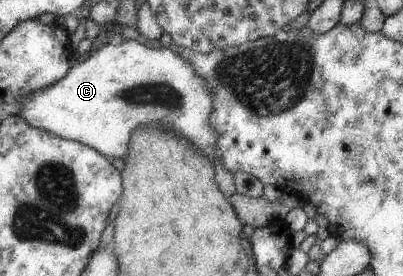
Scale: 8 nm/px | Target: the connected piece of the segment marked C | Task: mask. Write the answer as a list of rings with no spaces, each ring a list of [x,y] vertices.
[[[104,39],[103,45],[67,71],[61,79],[51,83],[45,89],[25,93],[19,99],[17,115],[30,127],[47,131],[67,141],[75,141],[89,148],[94,148],[100,155],[109,159],[123,157],[130,142],[131,131],[141,123],[159,121],[167,125],[175,135],[191,141],[191,145],[205,155],[210,156],[215,147],[217,134],[209,129],[207,117],[211,113],[211,89],[203,79],[193,71],[187,60],[170,50],[165,43],[160,49],[145,47],[141,41],[123,40],[120,45],[113,46]]]

